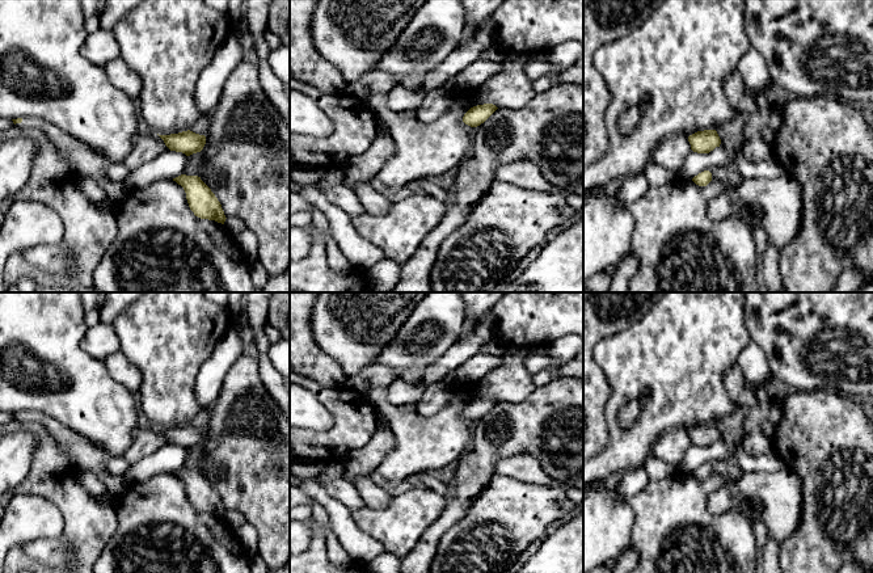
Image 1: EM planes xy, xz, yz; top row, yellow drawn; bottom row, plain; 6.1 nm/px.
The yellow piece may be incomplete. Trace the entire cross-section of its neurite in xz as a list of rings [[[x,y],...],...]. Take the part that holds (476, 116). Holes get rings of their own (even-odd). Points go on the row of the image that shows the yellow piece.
[[[484,104],[471,108],[463,117],[463,122],[471,127],[484,123],[498,108],[493,104]]]

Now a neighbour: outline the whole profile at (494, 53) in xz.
[[[493,43],[482,52],[481,58],[495,63],[503,63],[507,59],[507,55],[497,43]]]

